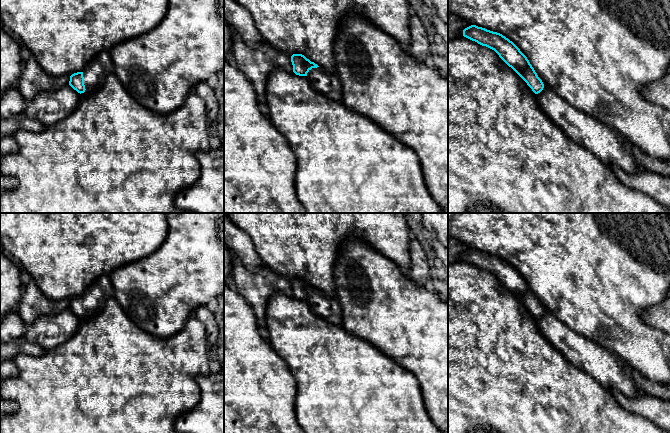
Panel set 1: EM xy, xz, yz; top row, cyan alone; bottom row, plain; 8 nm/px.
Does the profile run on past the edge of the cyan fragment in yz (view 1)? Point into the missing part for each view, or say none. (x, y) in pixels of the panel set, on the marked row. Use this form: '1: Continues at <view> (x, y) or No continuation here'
1: No continuation here

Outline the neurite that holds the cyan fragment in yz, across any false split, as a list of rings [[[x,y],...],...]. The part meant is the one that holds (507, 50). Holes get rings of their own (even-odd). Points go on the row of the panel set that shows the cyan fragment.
[[[476,25],[465,28],[463,36],[494,50],[527,83],[535,94],[543,90],[544,84],[527,57],[508,38]]]

